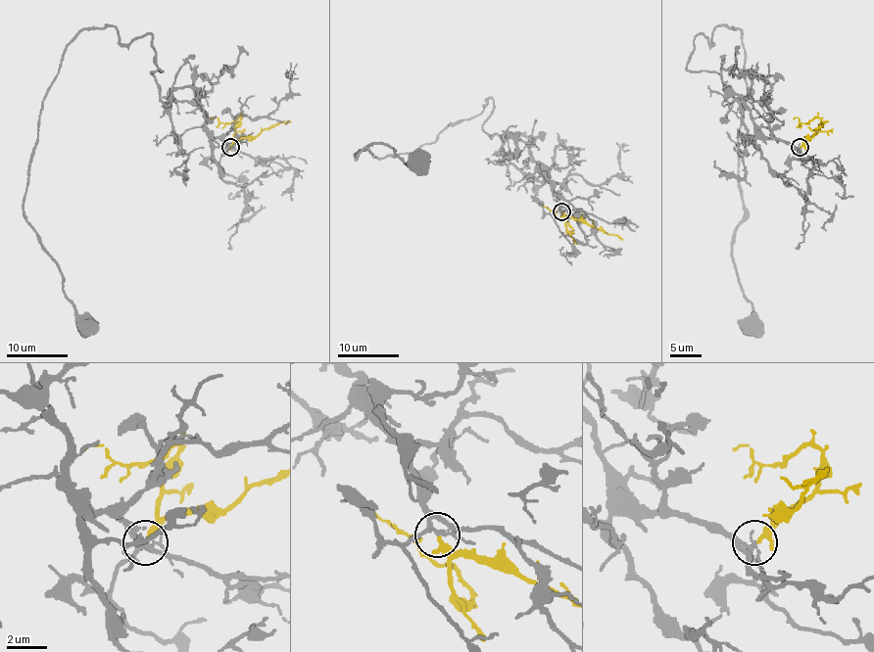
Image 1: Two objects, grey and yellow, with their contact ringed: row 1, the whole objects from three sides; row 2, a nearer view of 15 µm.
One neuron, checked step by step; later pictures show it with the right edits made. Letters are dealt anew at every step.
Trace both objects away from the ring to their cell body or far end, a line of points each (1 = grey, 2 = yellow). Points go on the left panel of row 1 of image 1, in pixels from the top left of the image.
1: (229, 148), (189, 87), (161, 98), (150, 33), (84, 27), (67, 47), (24, 213), (88, 326)
2: (229, 148), (240, 118), (233, 123), (221, 123), (216, 116), (210, 118)

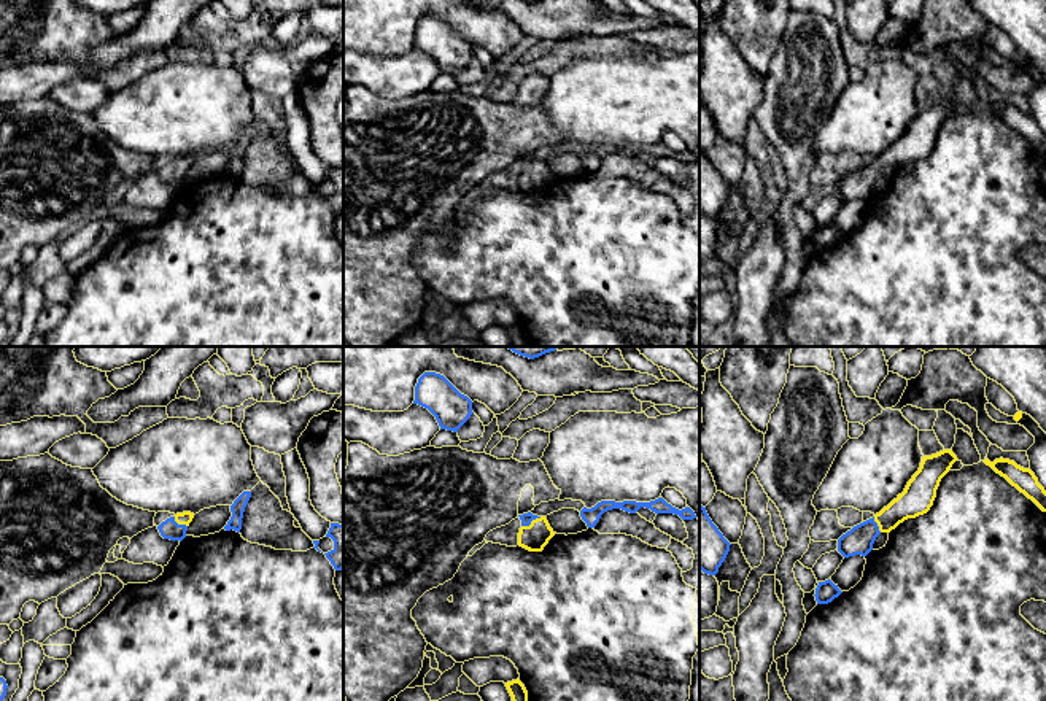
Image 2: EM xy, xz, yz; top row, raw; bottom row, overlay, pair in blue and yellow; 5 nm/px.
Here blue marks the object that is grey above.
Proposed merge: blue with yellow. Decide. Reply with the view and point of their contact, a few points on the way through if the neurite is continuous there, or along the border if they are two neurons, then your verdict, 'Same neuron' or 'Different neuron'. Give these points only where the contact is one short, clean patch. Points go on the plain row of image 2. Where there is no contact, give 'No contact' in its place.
Touches blue at xz (531, 164). Path across: xz (526, 162), (531, 164), (533, 182). Same neuron

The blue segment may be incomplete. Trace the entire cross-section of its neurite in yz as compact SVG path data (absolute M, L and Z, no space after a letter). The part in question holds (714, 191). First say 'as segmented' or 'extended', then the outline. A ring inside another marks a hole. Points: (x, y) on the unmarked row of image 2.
as segmented; M699 148L699 213L715 219L730 196L730 189L709 162L706 151Z

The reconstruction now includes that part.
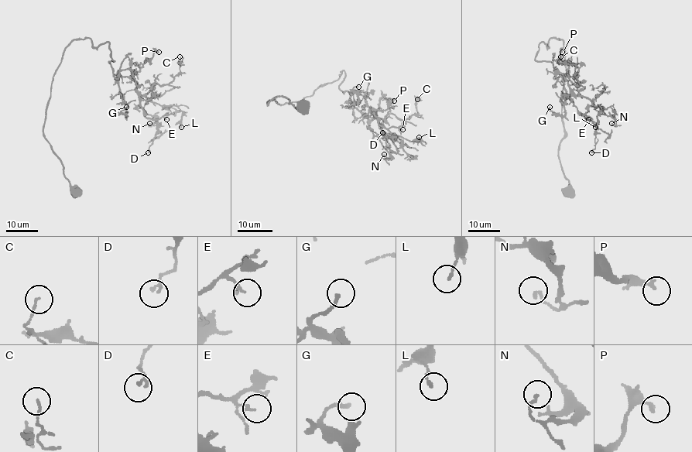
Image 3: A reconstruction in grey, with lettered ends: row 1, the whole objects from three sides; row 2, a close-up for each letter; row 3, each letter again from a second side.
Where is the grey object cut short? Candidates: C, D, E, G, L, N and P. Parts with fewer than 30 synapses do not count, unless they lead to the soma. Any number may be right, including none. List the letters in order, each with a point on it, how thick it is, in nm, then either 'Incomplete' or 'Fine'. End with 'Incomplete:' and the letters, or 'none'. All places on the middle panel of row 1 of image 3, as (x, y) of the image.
C: Place: (417, 99). Thickness 110 nm. Fine
D: Place: (382, 132). Thickness 190 nm. Fine
E: Place: (402, 129). Thickness 140 nm. Fine
G: Place: (358, 87). Thickness 180 nm. Fine
L: Place: (419, 137). Thickness 140 nm. Fine
N: Place: (384, 154). Thickness 160 nm. Fine
P: Place: (394, 101). Thickness 200 nm. Fine
Incomplete: none

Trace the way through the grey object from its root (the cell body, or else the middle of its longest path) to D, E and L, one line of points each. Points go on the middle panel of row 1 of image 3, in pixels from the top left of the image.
D: (303, 108), (282, 96), (267, 102), (299, 101), (344, 71), (339, 88), (358, 92), (393, 137), (382, 132)
E: (303, 108), (282, 96), (267, 102), (299, 101), (344, 71), (344, 93), (358, 92), (380, 124), (402, 129)
L: (303, 108), (282, 96), (267, 102), (299, 101), (344, 71), (339, 88), (358, 92), (383, 131), (419, 137)

